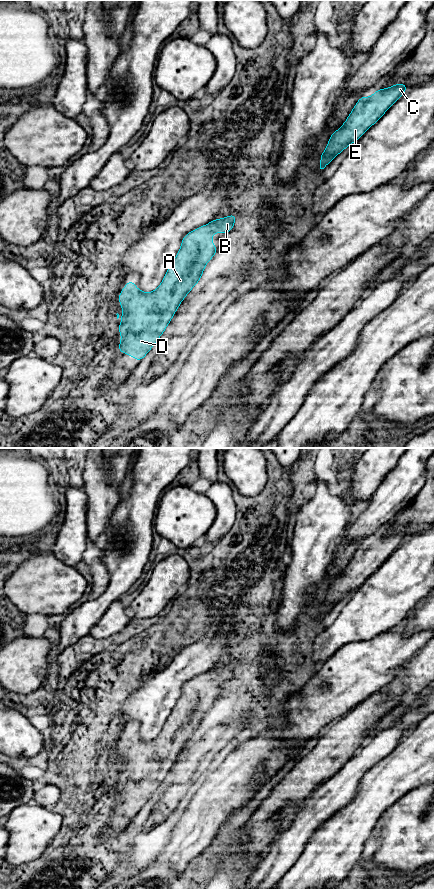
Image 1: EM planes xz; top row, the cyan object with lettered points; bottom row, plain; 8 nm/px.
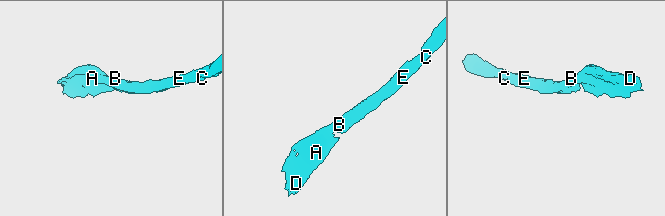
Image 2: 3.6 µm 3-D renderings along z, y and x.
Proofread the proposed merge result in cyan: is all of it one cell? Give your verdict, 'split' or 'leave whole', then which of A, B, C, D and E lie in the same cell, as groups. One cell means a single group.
leave whole | A B C D E

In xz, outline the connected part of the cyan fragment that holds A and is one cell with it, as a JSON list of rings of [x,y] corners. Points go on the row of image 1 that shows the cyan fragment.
[[[231,214],[221,219],[213,219],[187,233],[162,282],[153,292],[142,292],[131,280],[126,283],[118,296],[124,312],[120,317],[123,322],[118,322],[119,334],[122,336],[118,345],[120,353],[130,355],[137,361],[141,361],[147,355],[164,333],[181,302],[201,279],[206,264],[216,254],[217,246],[212,243],[213,234],[232,231],[236,217],[236,214]]]

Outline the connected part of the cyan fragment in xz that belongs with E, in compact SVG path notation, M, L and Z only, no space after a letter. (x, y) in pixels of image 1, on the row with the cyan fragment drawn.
M397 83L375 91L370 97L361 96L344 124L329 137L325 151L319 155L320 169L360 139L406 91L405 83Z

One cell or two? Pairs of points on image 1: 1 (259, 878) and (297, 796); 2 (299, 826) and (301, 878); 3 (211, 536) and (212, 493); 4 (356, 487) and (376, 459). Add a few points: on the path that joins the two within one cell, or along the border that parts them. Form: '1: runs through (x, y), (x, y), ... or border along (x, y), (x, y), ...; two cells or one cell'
1: border along (283, 827), (268, 846); two cells
2: border along (313, 834), (307, 841), (301, 854), (285, 872); two cells
3: runs through (221, 525), (221, 504); one cell
4: runs through (363, 480), (373, 466); one cell

